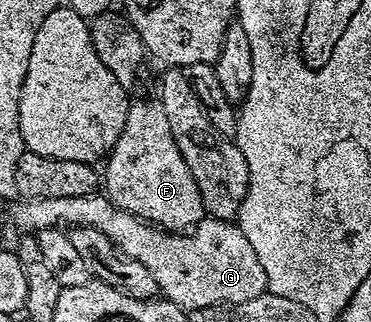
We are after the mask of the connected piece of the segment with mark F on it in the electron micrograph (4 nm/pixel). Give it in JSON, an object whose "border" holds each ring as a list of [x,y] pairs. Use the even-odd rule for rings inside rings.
{"border":[[[134,99],[130,103],[123,134],[119,134],[119,142],[115,142],[104,164],[104,195],[140,220],[147,220],[167,232],[184,233],[200,224],[206,215],[199,186],[195,186],[183,154],[175,146],[171,126],[167,126],[167,114],[163,114],[163,106],[156,99]]]}

